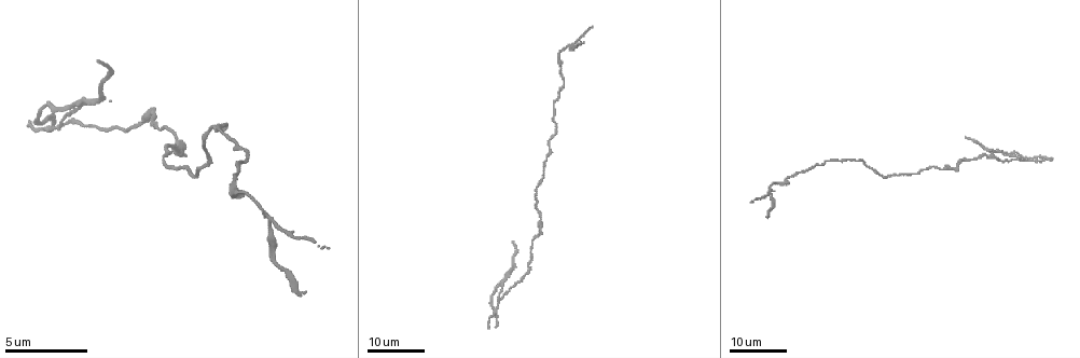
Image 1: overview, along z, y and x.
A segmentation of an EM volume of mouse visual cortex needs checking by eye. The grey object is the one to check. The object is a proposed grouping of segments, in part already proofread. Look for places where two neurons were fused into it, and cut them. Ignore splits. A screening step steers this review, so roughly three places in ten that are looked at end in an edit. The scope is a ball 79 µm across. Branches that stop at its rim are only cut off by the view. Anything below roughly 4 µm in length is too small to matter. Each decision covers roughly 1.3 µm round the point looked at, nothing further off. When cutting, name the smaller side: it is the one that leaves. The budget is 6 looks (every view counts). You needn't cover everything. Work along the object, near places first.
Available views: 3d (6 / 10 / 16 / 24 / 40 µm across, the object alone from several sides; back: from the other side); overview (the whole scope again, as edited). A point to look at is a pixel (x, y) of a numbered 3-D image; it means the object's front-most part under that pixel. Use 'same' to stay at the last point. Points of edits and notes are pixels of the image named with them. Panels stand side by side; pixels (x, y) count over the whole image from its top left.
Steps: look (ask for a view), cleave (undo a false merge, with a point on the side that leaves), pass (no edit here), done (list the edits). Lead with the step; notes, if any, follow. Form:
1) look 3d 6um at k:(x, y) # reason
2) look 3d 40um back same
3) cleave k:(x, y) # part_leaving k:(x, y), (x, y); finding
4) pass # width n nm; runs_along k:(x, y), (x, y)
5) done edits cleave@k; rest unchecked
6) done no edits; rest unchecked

look 3d 16um at 1:(498, 296) # sharp bend

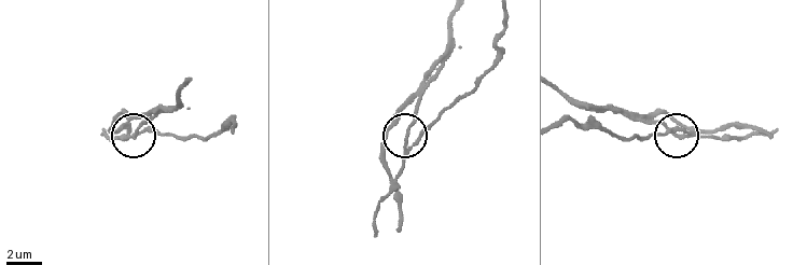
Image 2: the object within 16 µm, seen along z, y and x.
look 3d 6um at 2:(679, 136) # closer look

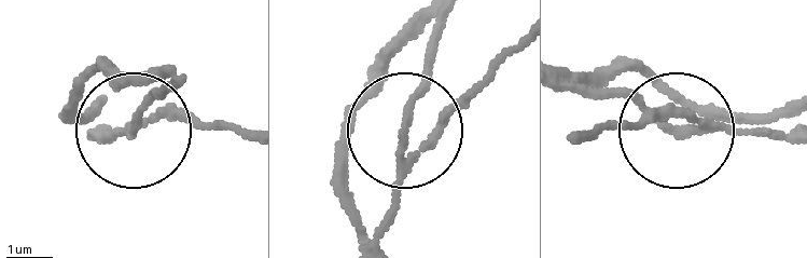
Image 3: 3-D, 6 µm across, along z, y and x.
look 3d 6um back at 3:(407, 136)

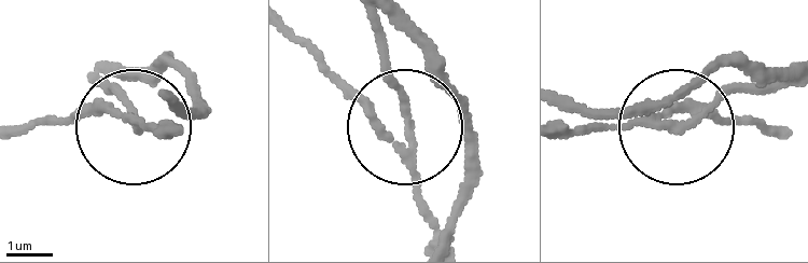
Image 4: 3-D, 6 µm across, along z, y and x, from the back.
cleave 4:(187, 115) # width 160 nm; two neurons meet here

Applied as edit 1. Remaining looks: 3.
look overview # redraw

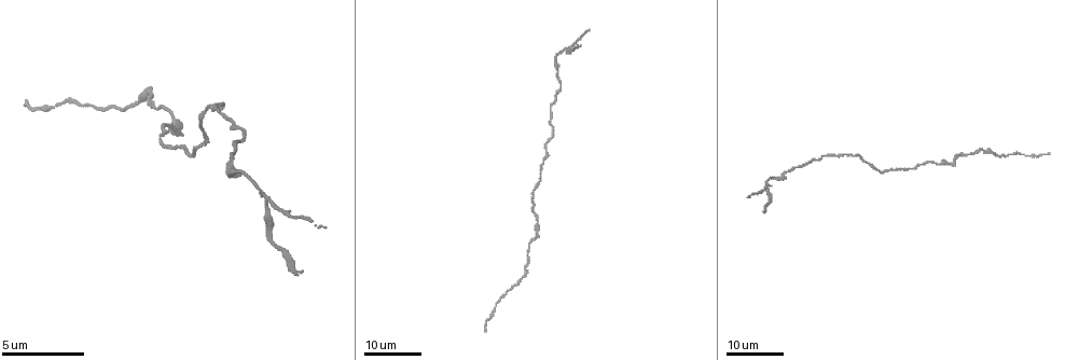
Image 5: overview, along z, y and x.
look 3d 24um at 5:(937, 165) # calibre changes

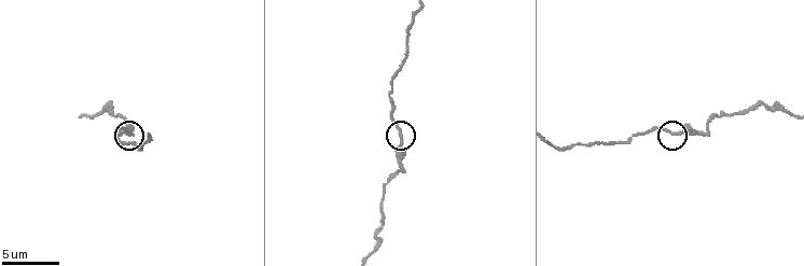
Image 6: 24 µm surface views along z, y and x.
look 3d 6um at 6:(401, 140)

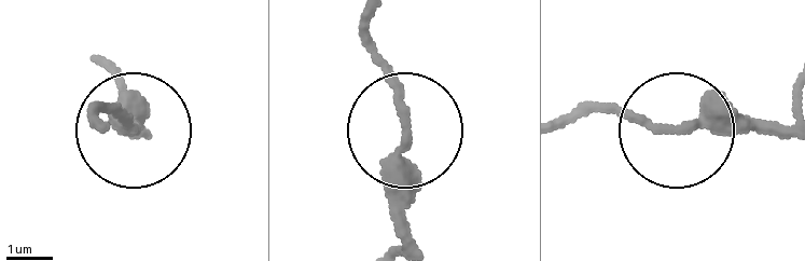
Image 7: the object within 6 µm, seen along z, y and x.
pass # runs_along 7:(558, 126), (605, 111), (675, 131), (791, 131); one neuron here

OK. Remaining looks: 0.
done edits cleave@4; rest unchecked

